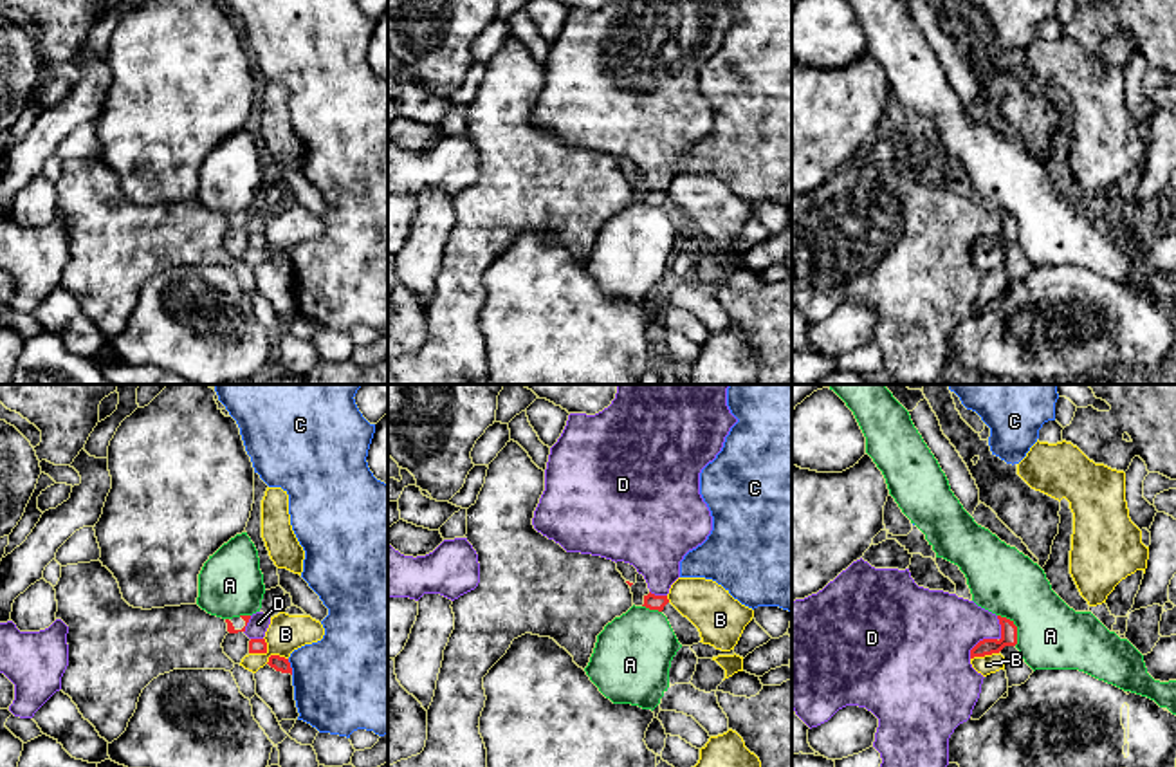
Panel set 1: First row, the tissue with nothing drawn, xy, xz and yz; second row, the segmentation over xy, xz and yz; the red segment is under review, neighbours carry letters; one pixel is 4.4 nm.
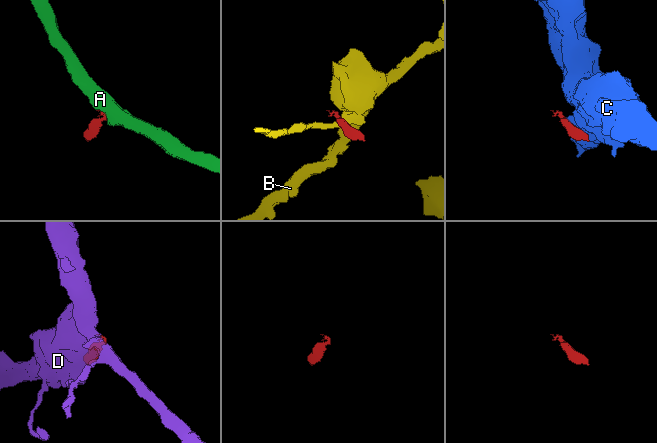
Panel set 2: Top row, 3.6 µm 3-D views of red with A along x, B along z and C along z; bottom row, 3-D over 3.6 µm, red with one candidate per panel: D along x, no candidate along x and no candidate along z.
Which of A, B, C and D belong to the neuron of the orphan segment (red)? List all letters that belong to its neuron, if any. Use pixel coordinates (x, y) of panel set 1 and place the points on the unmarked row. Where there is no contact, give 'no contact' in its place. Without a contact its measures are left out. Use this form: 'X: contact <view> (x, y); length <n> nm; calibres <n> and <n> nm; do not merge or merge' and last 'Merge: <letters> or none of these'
A: contact yz (1016, 222); length 170 nm; calibres 80 and 300 nm; do not merge
B: contact xy (264, 248); length 100 nm; calibres 60 and 160 nm; do not merge
C: contact xy (289, 262); length 80 nm; calibres 70 and 420 nm; do not merge
D: contact yz (980, 237); length 160 nm; calibres 80 and 440 nm; do not merge
Merge: none of these

